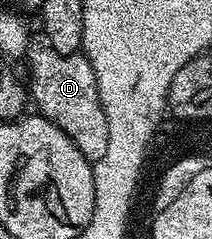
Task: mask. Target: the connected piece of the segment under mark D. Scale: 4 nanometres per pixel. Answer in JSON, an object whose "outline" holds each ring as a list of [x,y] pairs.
{"outline":[[[40,33],[33,34],[29,38],[27,59],[28,75],[32,78],[30,99],[34,107],[36,103],[35,110],[39,114],[45,115],[50,121],[54,121],[54,125],[58,125],[58,129],[62,129],[62,133],[66,133],[66,137],[70,137],[70,141],[74,141],[74,145],[78,145],[78,151],[82,153],[82,157],[86,157],[89,163],[96,164],[106,153],[106,145],[110,142],[110,129],[106,121],[106,113],[102,109],[102,101],[98,97],[98,85],[90,61],[82,53],[75,55],[58,53],[58,49],[51,47],[48,40]]]}

